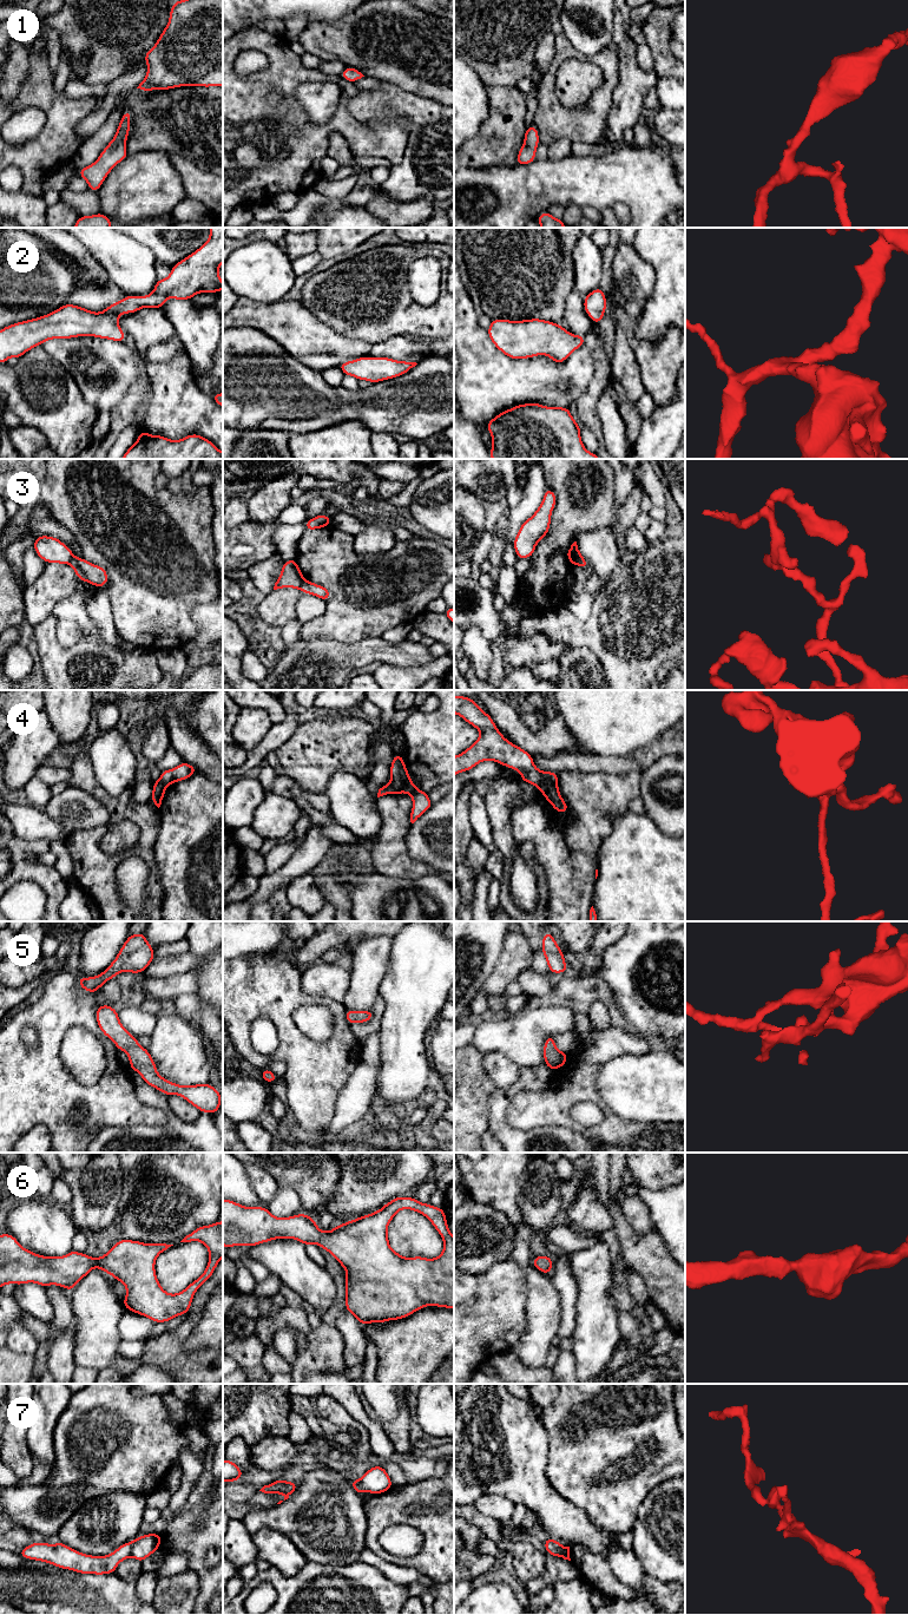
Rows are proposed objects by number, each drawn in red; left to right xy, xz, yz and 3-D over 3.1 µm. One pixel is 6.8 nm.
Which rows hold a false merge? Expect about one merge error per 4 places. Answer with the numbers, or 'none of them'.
3, 4, 7

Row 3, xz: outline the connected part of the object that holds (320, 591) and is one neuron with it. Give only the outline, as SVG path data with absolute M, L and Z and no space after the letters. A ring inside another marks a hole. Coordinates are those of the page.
M307 579L303 580L300 590L303 593L309 593L309 595L316 596L325 602L330 598L330 591L327 587L311 583Z

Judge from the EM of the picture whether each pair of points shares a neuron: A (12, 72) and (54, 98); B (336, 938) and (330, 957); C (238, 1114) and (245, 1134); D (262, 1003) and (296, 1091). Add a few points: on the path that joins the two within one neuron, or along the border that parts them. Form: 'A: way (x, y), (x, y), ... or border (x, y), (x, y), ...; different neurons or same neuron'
A: border (28, 53), (28, 77), (12, 102); different neurons
B: border (344, 946), (333, 946), (321, 957); different neurons
C: border (255, 1120), (244, 1120), (237, 1124); different neurons
D: way (284, 1024), (296, 1050), (296, 1069); same neuron

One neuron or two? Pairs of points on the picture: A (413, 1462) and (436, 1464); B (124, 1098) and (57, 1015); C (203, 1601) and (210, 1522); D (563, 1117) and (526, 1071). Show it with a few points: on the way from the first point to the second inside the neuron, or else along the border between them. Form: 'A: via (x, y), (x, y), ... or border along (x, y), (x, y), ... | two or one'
A: via (419, 1464), (431, 1464) | one
B: via (92, 1098), (79, 1096), (51, 1068), (51, 1046) | one
C: via (205, 1581), (205, 1574), (198, 1566), (198, 1542) | one
D: border along (546, 1084), (543, 1089), (521, 1090), (513, 1096) | two

